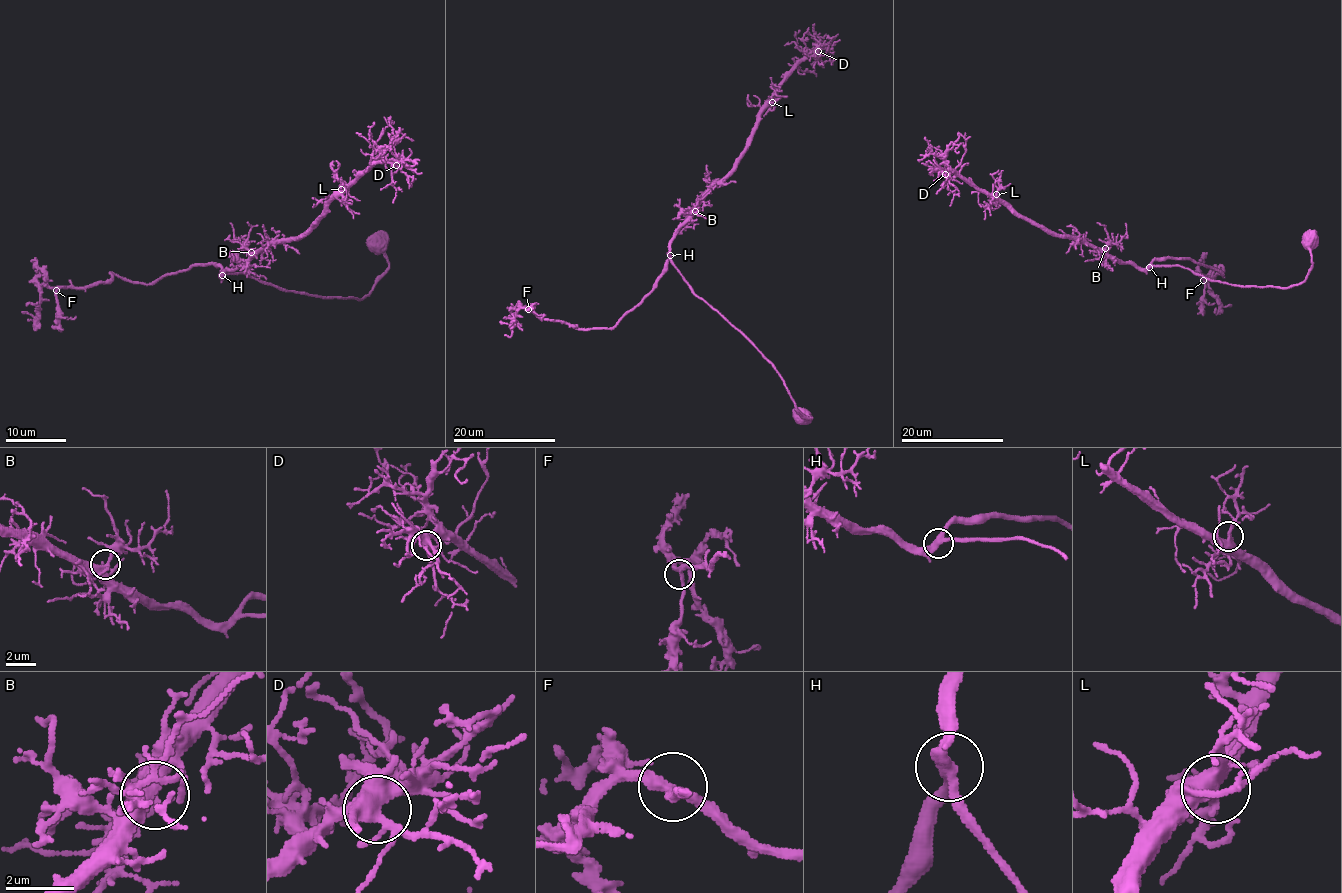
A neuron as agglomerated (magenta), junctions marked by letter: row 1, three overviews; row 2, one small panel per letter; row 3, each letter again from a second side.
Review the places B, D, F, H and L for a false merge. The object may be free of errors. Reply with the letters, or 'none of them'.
none of them

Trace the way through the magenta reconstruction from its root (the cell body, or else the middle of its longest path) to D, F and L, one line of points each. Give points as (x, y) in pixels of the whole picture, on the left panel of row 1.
D: (227, 270), (235, 270), (271, 245), (298, 239), (344, 188), (373, 164), (388, 162), (396, 165)
F: (227, 270), (221, 277), (217, 264), (191, 264), (150, 284), (110, 274), (98, 284), (56, 290)
L: (227, 270), (235, 270), (271, 245), (298, 239), (341, 189)

